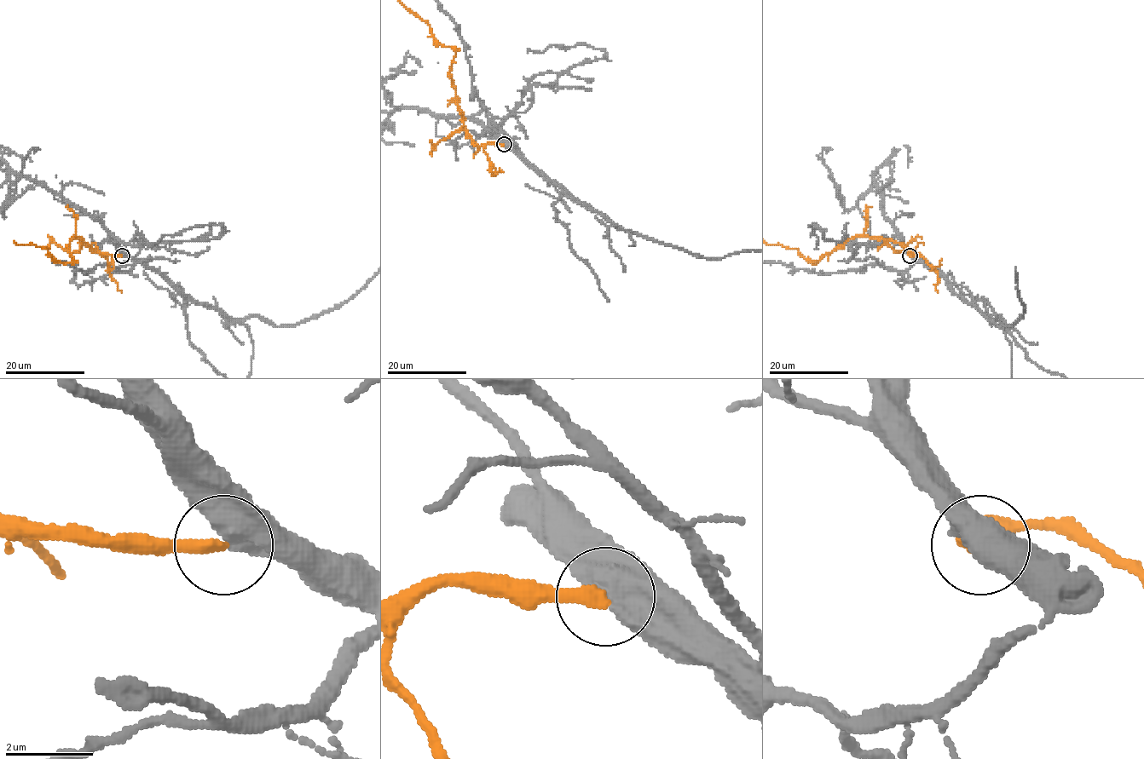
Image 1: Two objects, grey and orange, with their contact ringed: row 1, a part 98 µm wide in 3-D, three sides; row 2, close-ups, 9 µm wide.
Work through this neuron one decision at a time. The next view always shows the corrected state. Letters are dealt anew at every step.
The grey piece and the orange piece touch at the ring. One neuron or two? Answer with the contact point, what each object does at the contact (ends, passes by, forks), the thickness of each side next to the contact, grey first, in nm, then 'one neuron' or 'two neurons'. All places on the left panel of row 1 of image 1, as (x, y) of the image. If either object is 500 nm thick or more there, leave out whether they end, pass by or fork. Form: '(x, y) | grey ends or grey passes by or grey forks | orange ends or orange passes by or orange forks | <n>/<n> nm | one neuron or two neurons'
(122, 255) | 550/280 nm | one neuron

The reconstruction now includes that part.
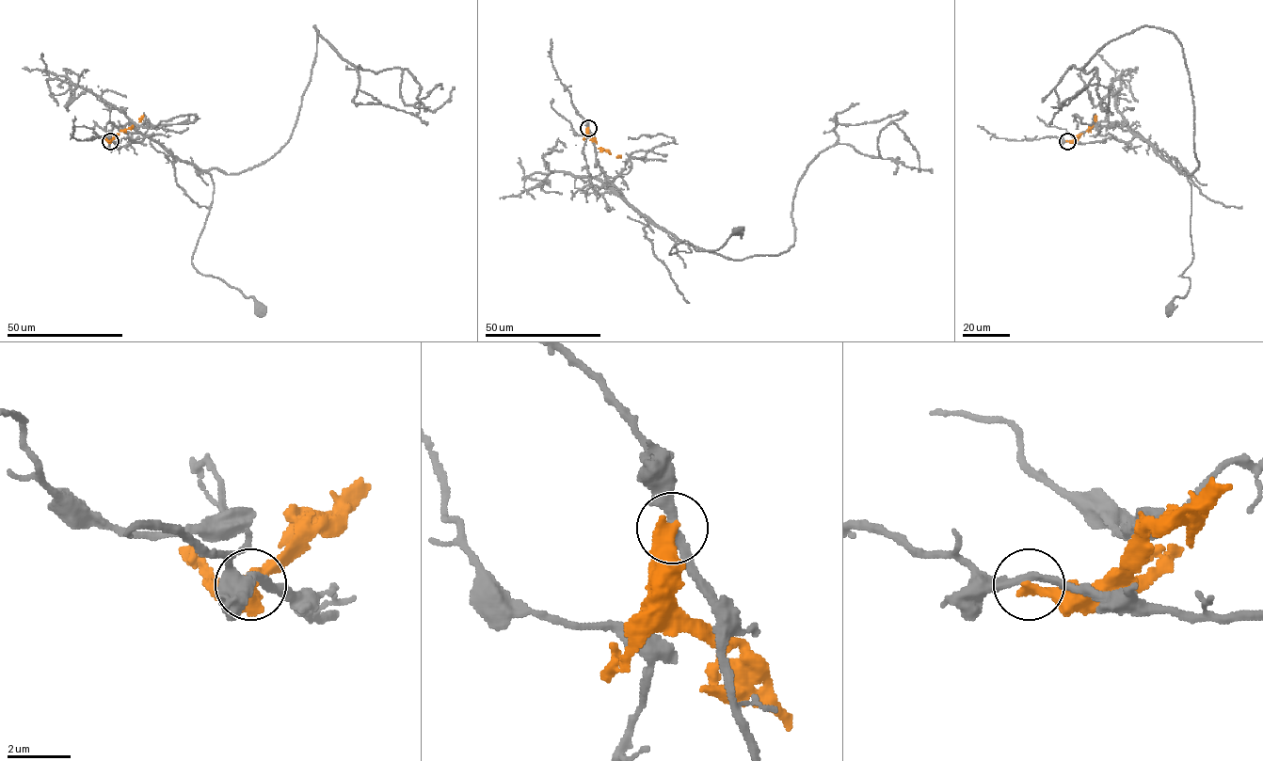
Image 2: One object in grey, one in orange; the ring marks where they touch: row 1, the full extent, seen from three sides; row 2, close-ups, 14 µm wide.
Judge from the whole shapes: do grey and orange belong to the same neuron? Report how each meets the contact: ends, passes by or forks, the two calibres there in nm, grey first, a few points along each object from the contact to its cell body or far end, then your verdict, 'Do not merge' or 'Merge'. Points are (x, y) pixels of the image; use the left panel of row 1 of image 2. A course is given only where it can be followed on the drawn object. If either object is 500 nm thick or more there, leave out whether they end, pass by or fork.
At the ring grey passes by. At the ring orange ends. Thickness 260 nm (grey) against 400 nm. Course of grey: (110, 141), (151, 137), (207, 172), (213, 200), (192, 264), (251, 296), (260, 310). Course of orange: (110, 141), (120, 131), (139, 122), (144, 115). Do not merge

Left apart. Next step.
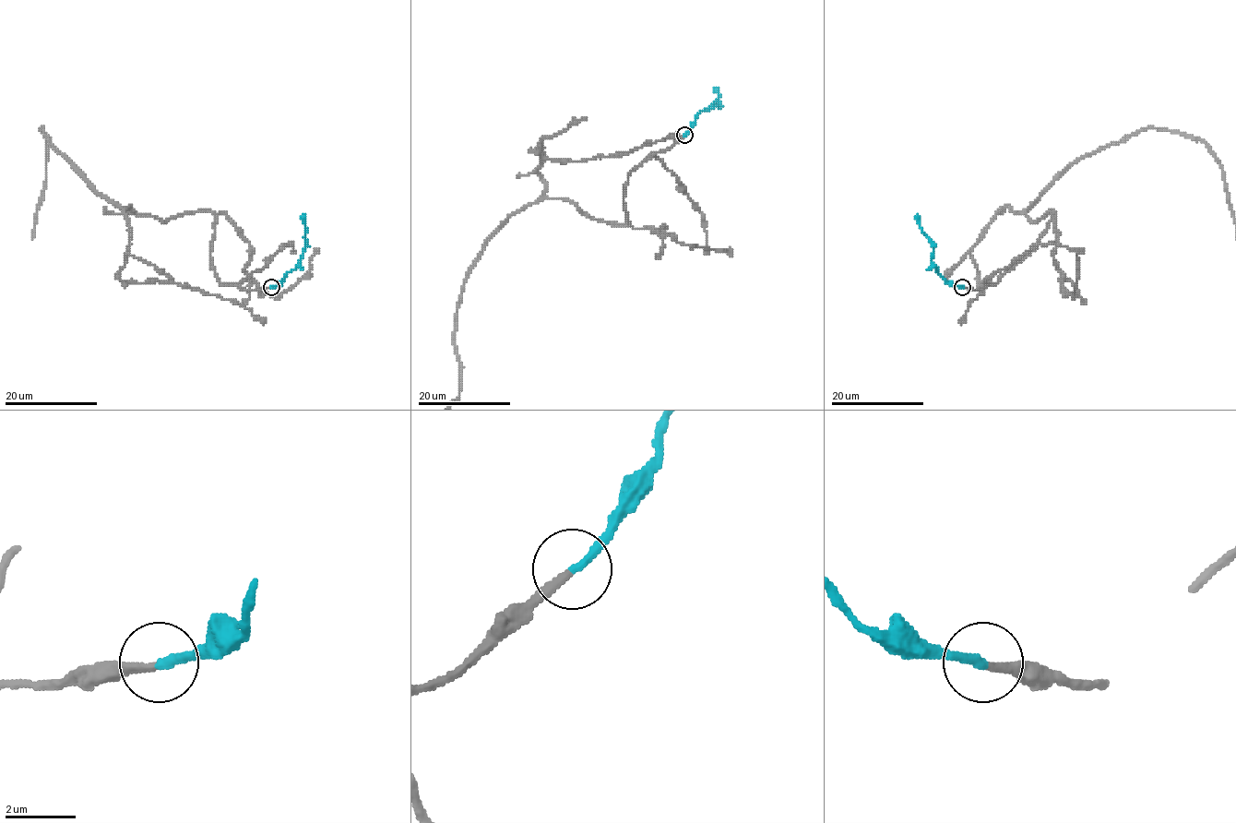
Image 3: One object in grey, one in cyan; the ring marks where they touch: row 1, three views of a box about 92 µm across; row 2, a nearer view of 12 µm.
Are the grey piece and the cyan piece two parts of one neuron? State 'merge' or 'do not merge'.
merge

